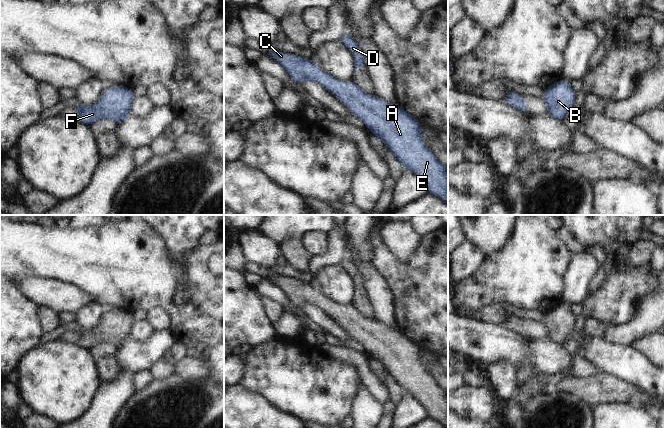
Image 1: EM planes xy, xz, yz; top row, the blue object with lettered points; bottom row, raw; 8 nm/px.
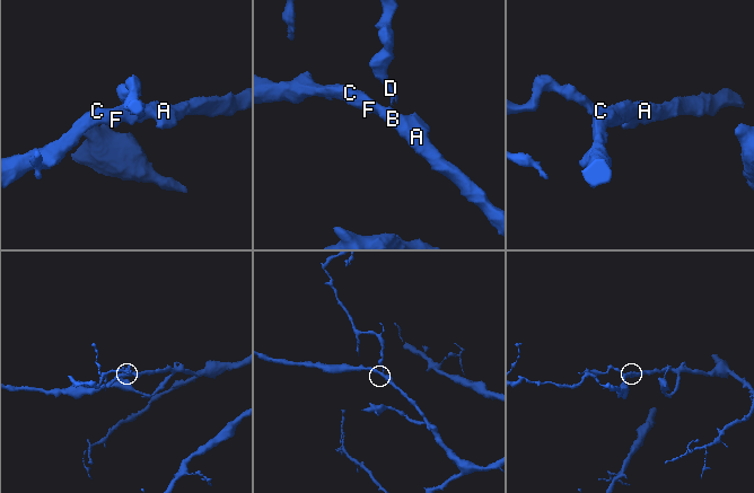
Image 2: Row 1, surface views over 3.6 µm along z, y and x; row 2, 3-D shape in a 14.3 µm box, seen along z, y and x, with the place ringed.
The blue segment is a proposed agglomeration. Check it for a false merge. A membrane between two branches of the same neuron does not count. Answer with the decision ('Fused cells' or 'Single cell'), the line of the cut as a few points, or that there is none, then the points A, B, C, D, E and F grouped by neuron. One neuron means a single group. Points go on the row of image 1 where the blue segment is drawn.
Fused cells. Split along xz (359, 86), (361, 89). Groups: A B C E F / D

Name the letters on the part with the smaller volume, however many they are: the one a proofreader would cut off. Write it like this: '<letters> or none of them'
D

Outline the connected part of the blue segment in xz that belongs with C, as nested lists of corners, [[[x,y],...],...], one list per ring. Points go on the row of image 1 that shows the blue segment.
[[[275,49],[270,50],[267,54],[288,71],[294,82],[314,81],[329,90],[349,108],[351,114],[366,125],[369,131],[383,140],[389,151],[405,168],[409,168],[424,182],[429,193],[448,202],[448,168],[438,161],[435,154],[425,144],[421,136],[421,122],[400,105],[392,104],[377,95],[368,94],[354,80],[343,82],[335,78],[329,72],[322,70],[311,59]]]

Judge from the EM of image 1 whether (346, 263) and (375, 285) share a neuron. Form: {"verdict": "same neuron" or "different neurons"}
{"verdict": "different neurons"}

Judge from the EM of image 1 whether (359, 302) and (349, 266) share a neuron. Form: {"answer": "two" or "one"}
{"answer": "one"}

